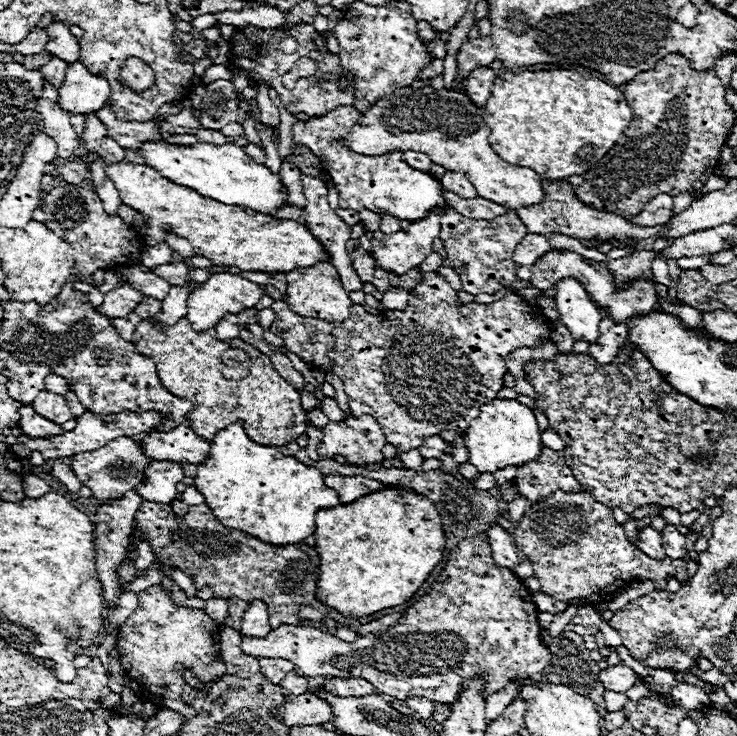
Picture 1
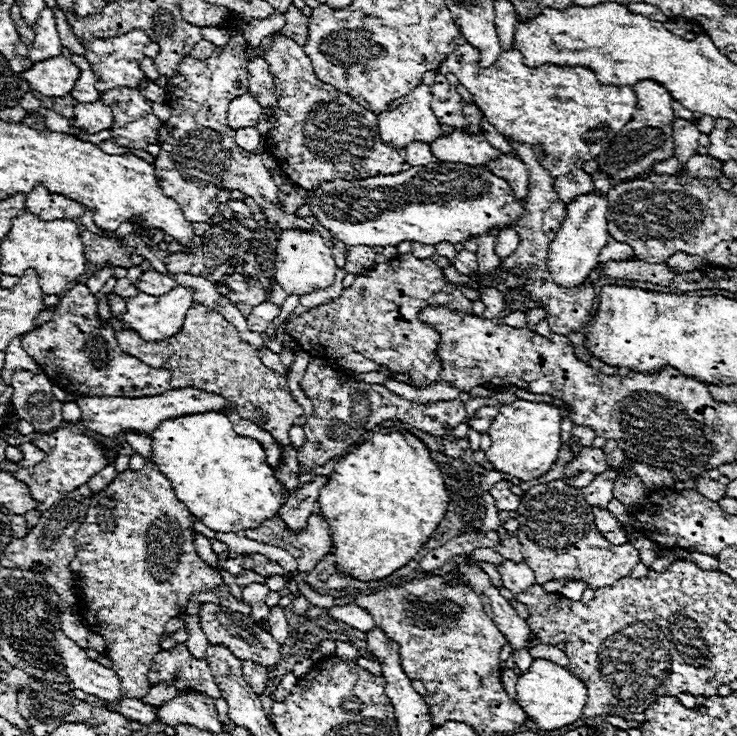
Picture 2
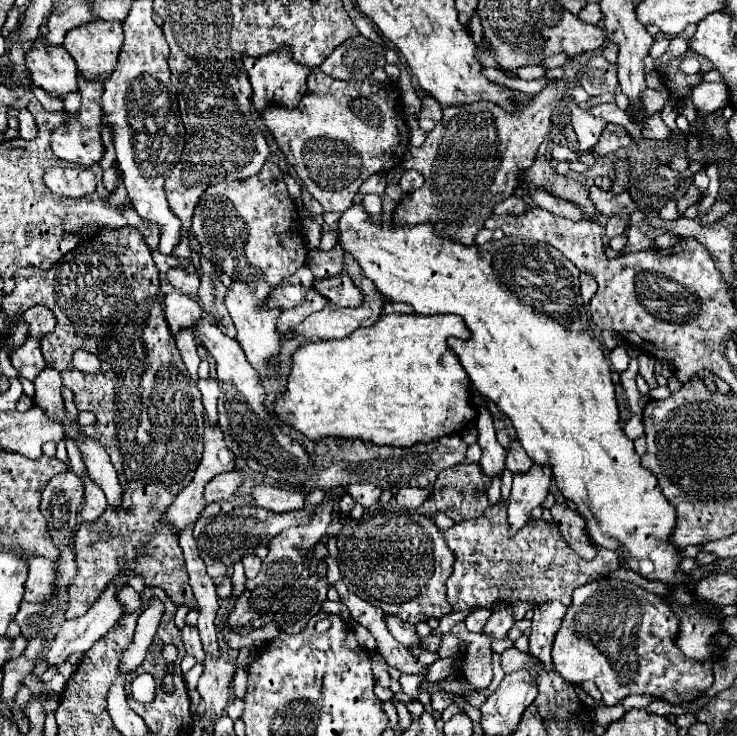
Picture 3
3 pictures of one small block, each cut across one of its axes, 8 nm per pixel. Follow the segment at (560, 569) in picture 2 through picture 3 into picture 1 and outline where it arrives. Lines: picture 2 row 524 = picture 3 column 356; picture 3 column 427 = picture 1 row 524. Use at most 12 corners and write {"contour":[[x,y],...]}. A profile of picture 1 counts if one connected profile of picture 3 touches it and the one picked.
{"contour":[[584,490],[530,504],[514,542],[556,600],[688,580]]}

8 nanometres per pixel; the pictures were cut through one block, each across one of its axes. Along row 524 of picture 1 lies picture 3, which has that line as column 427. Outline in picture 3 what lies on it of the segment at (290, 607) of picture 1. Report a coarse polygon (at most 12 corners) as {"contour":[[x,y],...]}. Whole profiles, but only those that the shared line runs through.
{"contour":[[566,80],[514,114],[446,108],[404,168],[394,226],[474,246],[550,134]]}

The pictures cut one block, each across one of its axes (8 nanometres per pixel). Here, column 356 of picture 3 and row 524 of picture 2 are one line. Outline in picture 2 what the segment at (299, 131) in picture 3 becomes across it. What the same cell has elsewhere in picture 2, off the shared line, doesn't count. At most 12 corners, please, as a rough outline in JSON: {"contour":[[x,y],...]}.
{"contour":[[146,462],[92,496],[78,612],[124,698],[166,622],[222,584]]}

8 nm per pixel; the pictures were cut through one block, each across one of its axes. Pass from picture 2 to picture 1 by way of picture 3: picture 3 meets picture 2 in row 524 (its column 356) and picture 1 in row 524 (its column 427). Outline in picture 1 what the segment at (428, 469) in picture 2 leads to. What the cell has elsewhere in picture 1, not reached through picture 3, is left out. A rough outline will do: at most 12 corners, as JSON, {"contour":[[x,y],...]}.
{"contour":[[402,486],[316,512],[316,598],[370,616],[444,556],[434,502]]}

